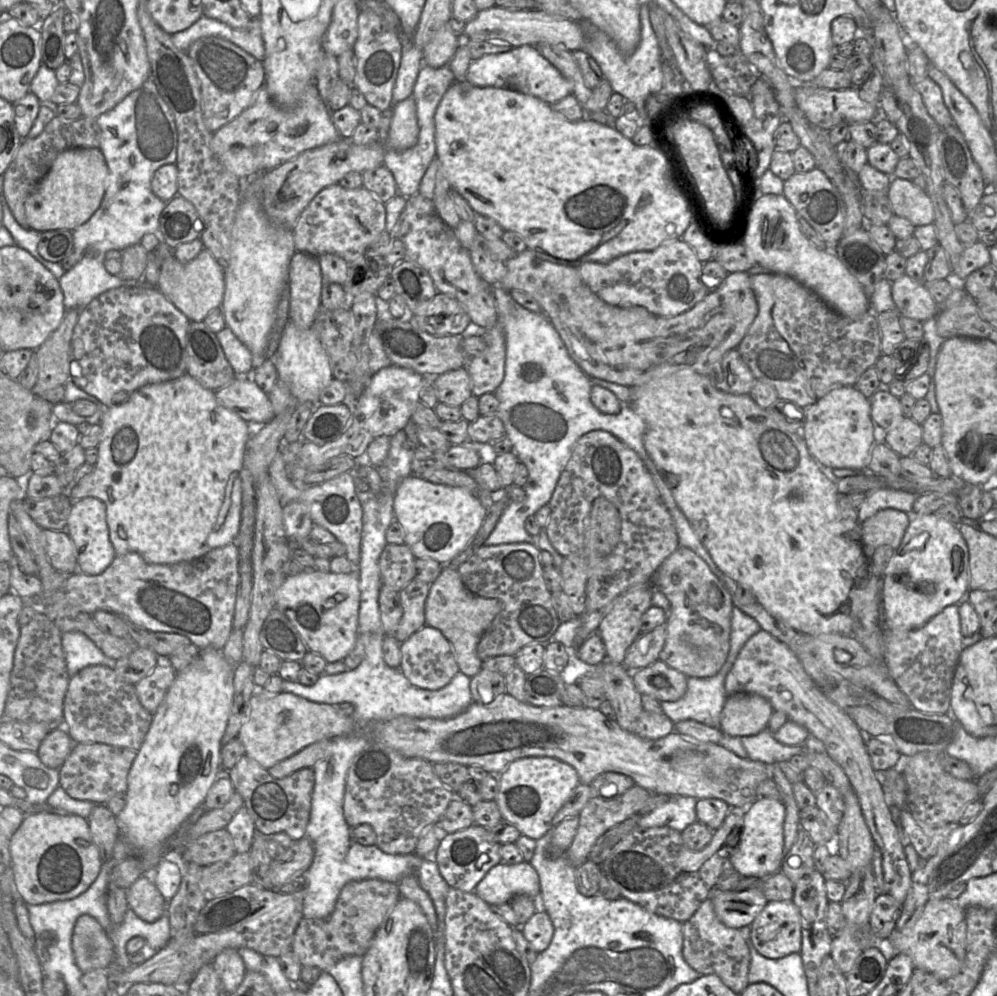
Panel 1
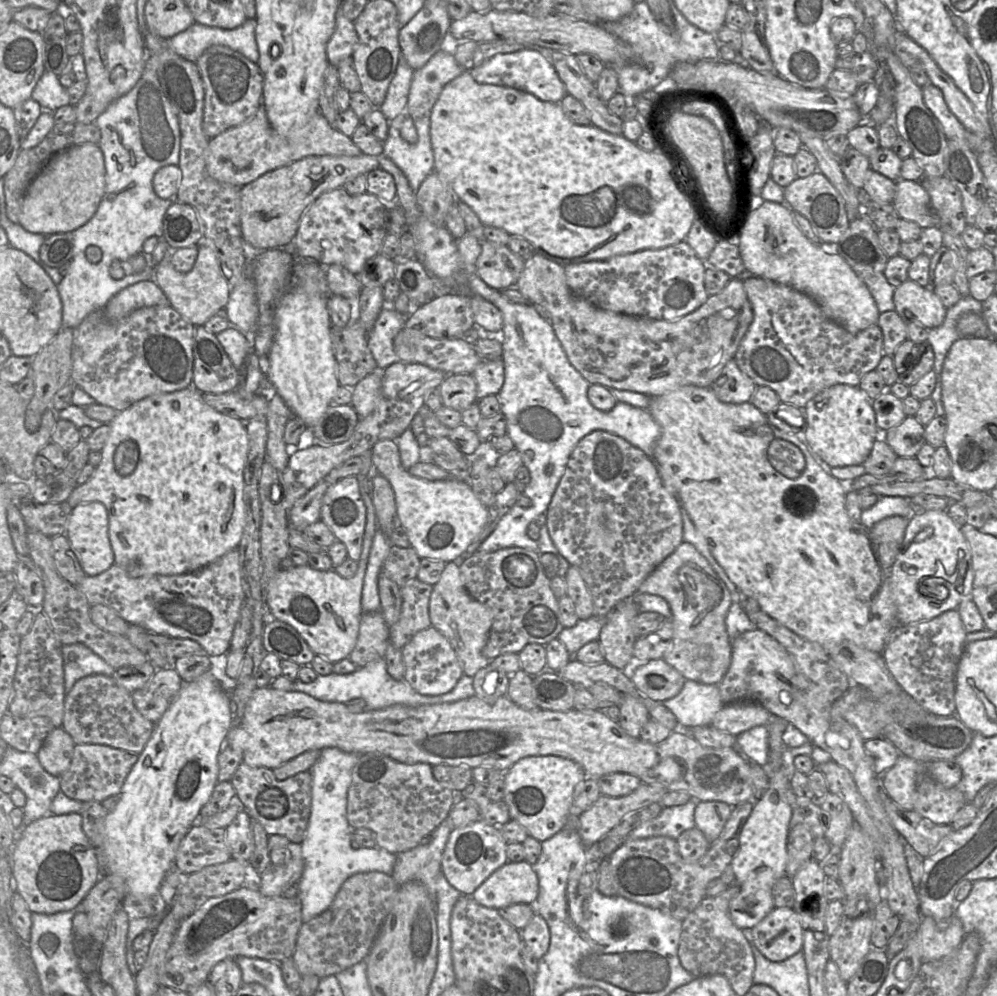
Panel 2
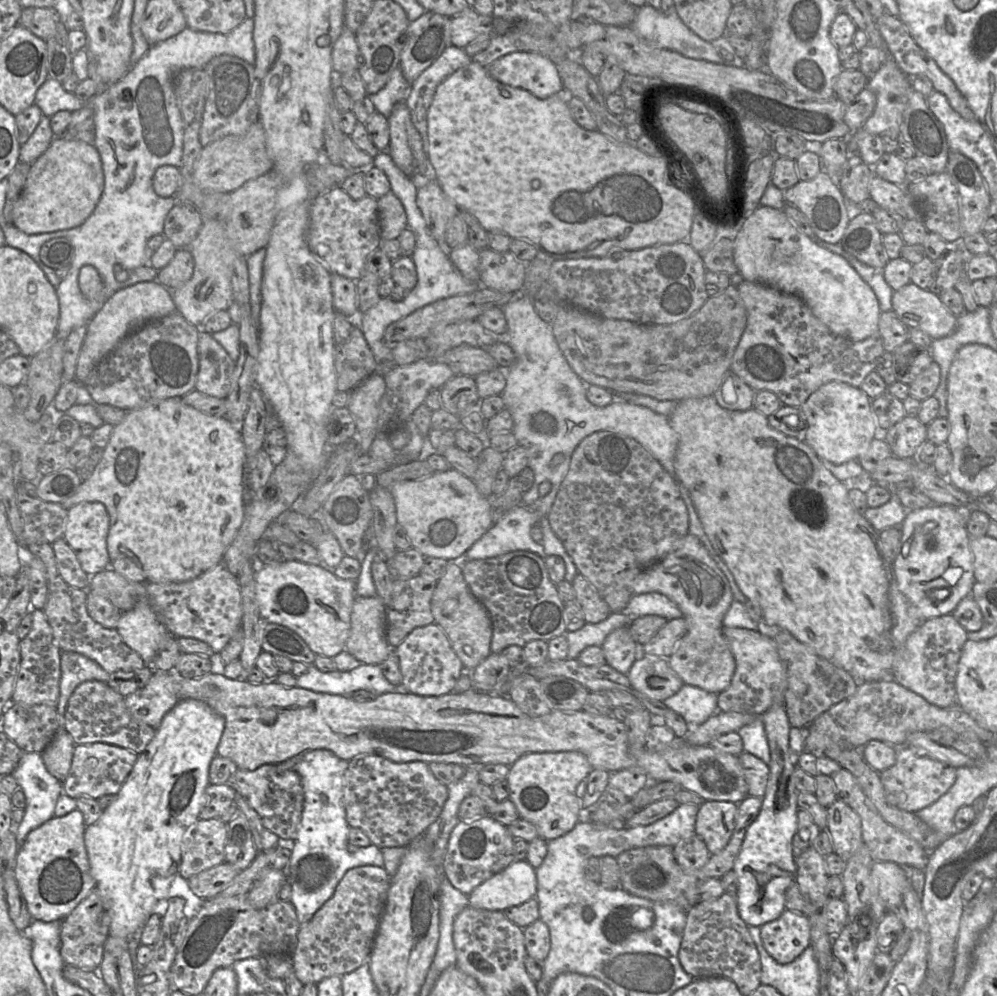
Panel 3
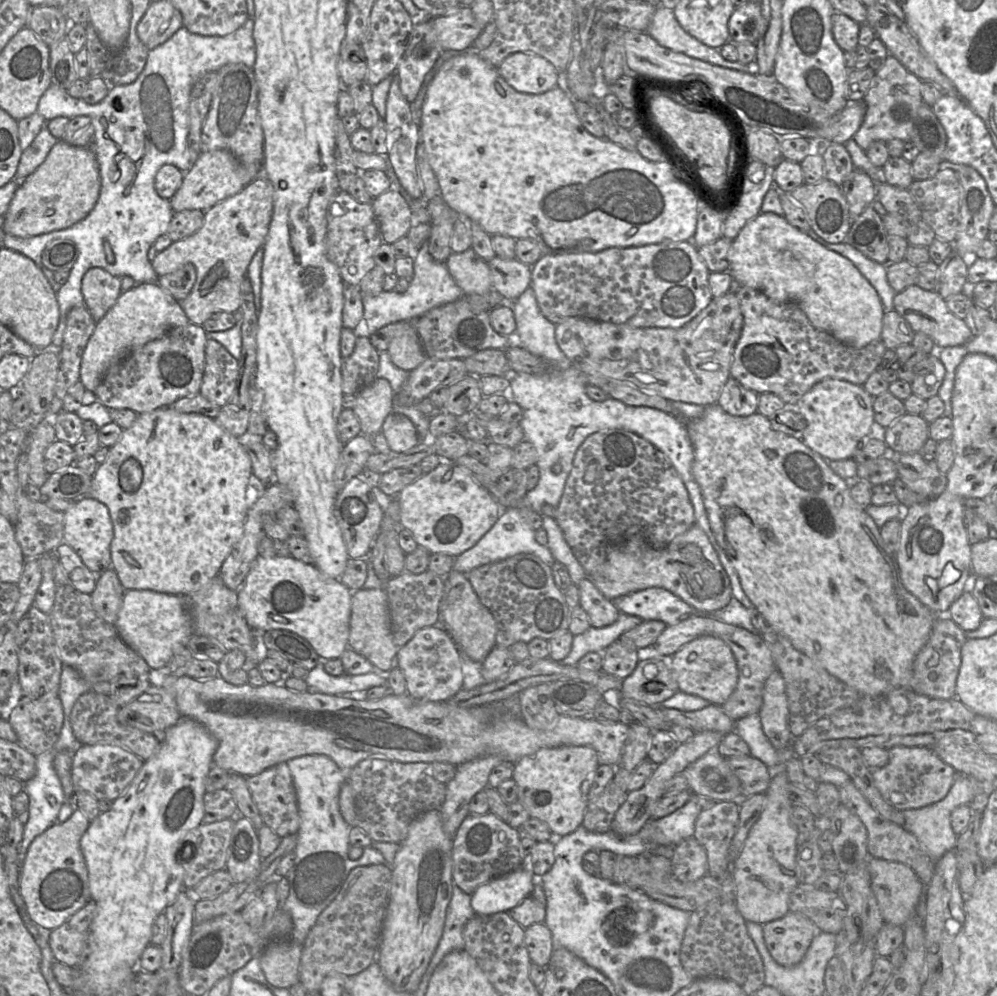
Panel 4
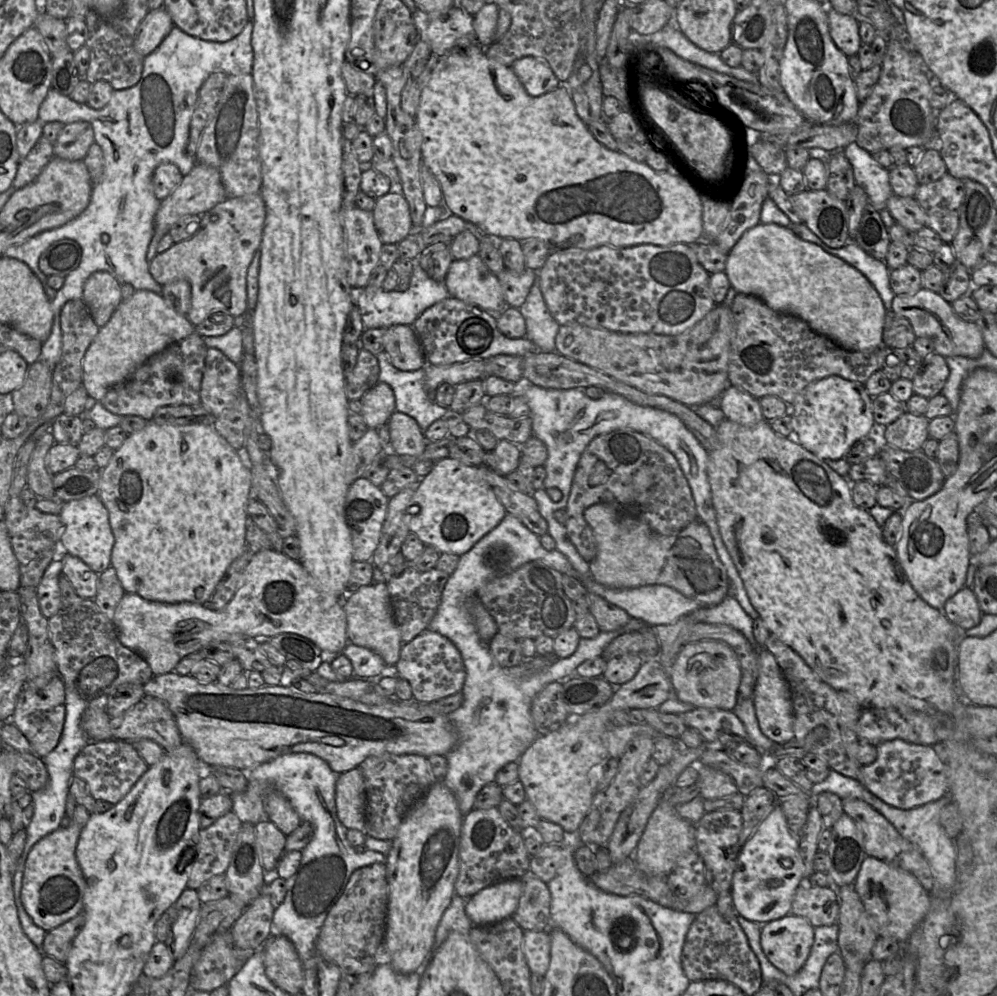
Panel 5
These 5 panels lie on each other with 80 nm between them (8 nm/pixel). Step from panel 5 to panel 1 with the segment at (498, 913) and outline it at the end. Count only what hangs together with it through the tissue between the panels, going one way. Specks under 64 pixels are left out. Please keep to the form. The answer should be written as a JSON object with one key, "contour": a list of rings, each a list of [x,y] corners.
{"contour":[[[523,861],[515,865],[499,863],[489,870],[474,892],[489,905],[509,903],[515,896],[521,894],[538,899],[540,882],[537,872],[529,862]]]}

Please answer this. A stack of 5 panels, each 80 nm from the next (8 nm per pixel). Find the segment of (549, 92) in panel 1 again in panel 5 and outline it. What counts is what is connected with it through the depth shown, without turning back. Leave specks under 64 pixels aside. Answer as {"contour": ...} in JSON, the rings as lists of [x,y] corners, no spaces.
{"contour":[[[522,57],[511,68],[530,96],[541,96],[561,85],[549,64],[538,57]]]}

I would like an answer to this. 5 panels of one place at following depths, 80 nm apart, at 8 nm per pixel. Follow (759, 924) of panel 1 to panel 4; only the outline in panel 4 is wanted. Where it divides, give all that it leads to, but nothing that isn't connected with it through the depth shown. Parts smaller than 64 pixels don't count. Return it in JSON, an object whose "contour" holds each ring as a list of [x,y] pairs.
{"contour":[[[791,911],[781,919],[763,925],[766,947],[772,958],[784,967],[793,967],[802,961],[817,932],[817,928],[809,918]]]}

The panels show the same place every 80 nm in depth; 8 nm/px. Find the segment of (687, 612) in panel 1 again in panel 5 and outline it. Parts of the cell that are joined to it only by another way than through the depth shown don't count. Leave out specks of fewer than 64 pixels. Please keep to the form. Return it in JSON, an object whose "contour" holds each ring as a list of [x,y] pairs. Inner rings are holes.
{"contour":[[[606,503],[588,507],[584,511],[584,518],[591,527],[597,544],[597,554],[589,563],[589,575],[597,583],[612,589],[665,585],[697,602],[700,607],[718,605],[727,597],[730,586],[728,573],[718,557],[709,528],[700,519],[689,523],[674,535],[662,536],[640,518]],[[702,640],[685,644],[670,668],[668,677],[675,697],[696,708],[732,711],[737,703],[741,681],[740,663],[735,651],[724,642]]]}

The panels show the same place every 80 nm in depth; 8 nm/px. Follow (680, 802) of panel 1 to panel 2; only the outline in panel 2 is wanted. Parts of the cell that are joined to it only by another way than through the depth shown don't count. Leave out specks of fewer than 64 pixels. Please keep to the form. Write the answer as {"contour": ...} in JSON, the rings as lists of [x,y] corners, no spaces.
{"contour":[[[691,799],[683,805],[664,807],[661,813],[656,818],[643,823],[636,829],[632,830],[628,834],[625,841],[657,837],[657,836],[666,836],[676,840],[681,833],[695,827],[694,813],[698,802],[700,801]]]}

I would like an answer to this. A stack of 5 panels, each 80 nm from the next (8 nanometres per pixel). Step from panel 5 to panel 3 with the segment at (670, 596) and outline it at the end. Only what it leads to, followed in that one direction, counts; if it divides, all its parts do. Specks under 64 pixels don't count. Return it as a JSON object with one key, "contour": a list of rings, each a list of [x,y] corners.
{"contour":[[[658,592],[633,595],[624,612],[632,618],[657,615],[665,618],[667,621],[683,616],[673,601]]]}

